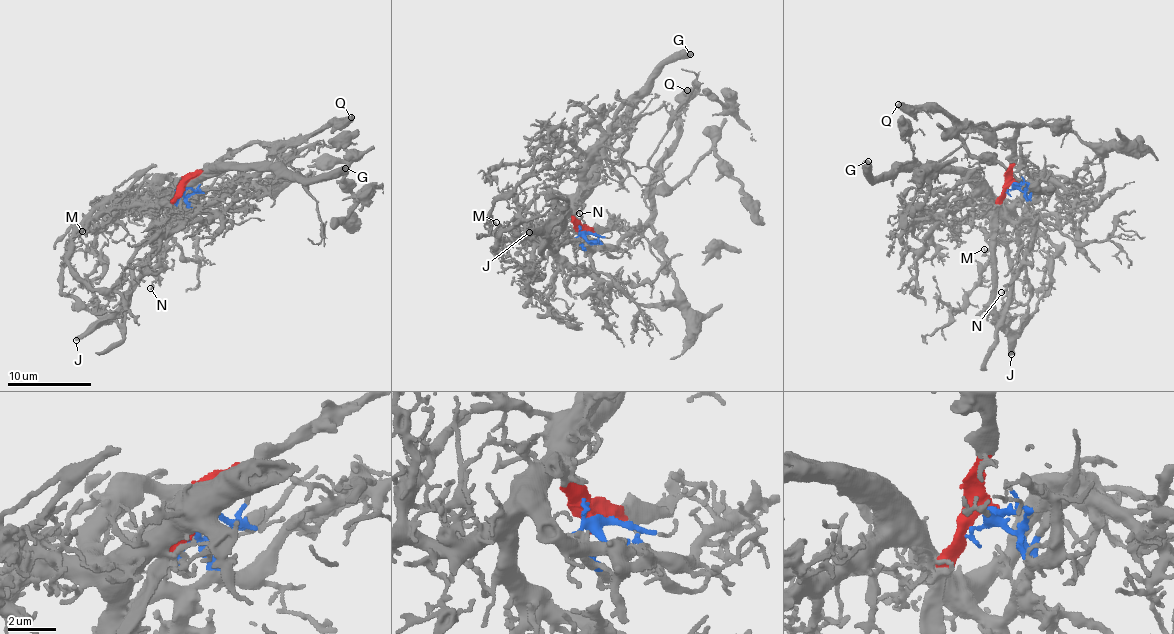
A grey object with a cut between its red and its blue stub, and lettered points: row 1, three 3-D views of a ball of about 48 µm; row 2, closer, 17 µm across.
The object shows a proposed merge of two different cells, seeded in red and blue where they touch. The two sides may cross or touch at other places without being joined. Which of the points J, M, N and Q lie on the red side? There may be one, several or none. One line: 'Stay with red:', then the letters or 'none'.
Stay with red: J, Q

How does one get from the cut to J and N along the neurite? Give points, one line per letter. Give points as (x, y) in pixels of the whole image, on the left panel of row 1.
J: (183, 187), (172, 206), (154, 256), (130, 295), (75, 340)
N: (183, 187), (187, 206), (162, 257), (151, 289)

